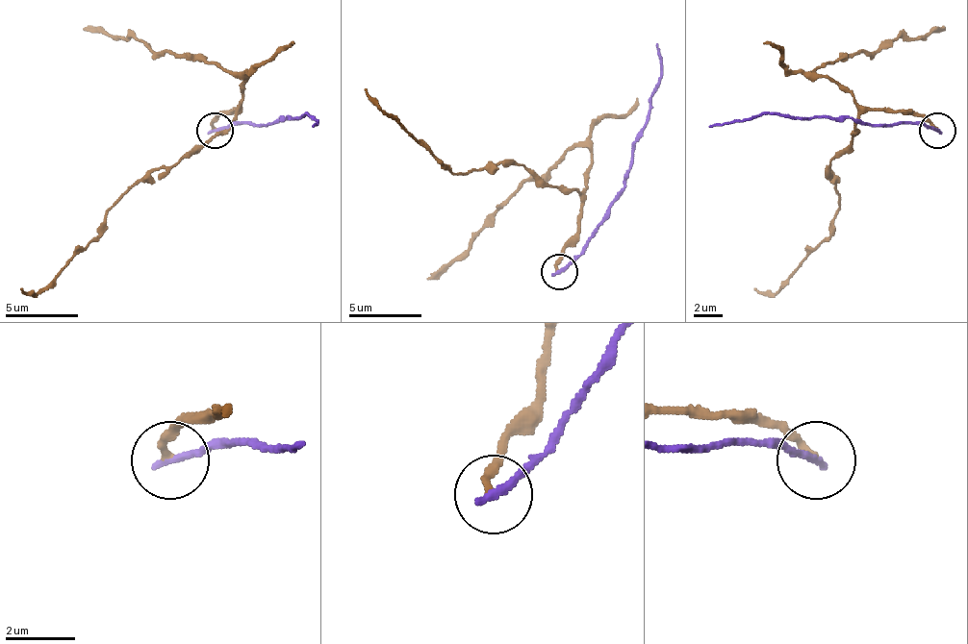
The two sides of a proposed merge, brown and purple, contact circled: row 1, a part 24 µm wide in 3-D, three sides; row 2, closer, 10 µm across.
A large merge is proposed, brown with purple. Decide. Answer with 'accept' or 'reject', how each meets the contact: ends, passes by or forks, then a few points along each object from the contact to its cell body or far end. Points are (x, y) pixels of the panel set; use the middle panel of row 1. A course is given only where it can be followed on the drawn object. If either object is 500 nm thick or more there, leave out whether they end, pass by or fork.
reject; brown ends there; purple ends there; brown runs (558, 273), (576, 233), (579, 193), (547, 185), (522, 163), (496, 163), (456, 175), (387, 116), (366, 87); purple runs (558, 273), (583, 247), (624, 185), (649, 98), (659, 81), (656, 44)

